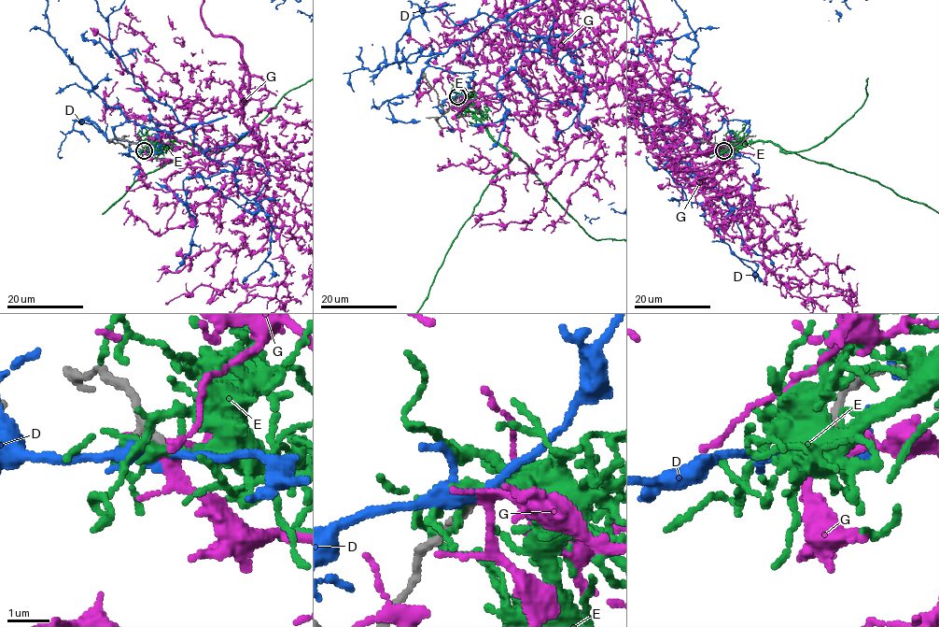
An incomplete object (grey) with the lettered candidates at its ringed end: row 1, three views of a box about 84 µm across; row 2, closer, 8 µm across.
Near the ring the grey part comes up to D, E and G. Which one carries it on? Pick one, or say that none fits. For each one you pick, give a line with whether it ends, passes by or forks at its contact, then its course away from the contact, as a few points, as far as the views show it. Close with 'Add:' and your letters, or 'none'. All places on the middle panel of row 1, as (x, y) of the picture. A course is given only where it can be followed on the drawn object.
G: it forks; course (458, 96), (534, 106), (573, 85), (554, 19), (514, 20)
Add: G

